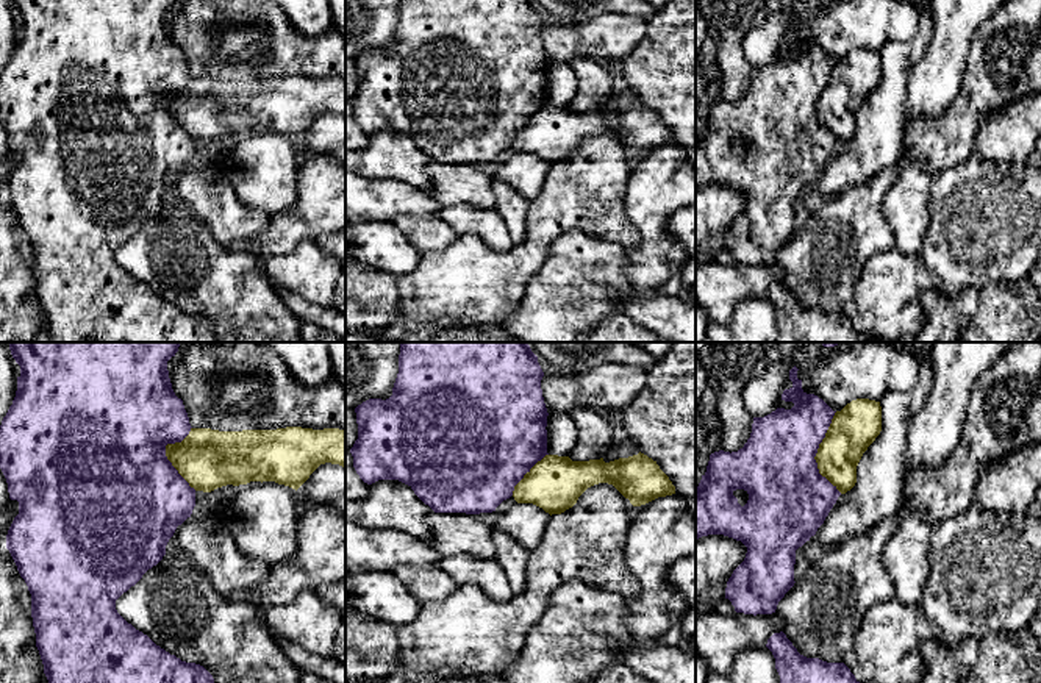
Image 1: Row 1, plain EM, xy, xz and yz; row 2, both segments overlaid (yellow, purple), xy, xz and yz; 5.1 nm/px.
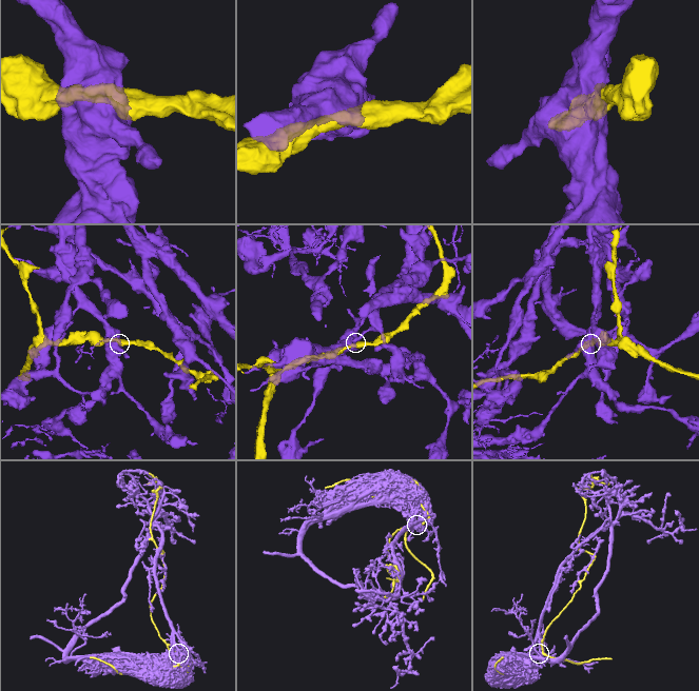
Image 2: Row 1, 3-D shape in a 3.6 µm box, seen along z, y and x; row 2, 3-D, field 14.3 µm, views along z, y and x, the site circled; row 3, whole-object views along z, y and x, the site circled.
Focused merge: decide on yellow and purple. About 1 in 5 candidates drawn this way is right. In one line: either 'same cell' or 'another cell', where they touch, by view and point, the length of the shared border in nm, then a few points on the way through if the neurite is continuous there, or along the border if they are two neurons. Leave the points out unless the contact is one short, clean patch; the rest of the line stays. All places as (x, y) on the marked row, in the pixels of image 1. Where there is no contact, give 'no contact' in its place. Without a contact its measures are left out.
another cell; meets yellow in yz at (816, 454); contact 420 nm long

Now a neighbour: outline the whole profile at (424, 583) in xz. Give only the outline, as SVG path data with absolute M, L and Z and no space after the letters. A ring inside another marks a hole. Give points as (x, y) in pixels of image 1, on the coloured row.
M399 566L392 574L420 603L441 600L458 588L453 578L439 567Z

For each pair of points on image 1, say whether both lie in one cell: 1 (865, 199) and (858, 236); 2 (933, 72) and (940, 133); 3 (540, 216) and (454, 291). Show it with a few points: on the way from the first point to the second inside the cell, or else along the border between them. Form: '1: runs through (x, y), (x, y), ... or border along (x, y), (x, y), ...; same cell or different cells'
1: runs through (860, 208), (858, 227); same cell
2: border along (960, 88), (943, 114), (913, 118), (905, 125); different cells
3: runs through (535, 243), (496, 282), (480, 283); same cell

